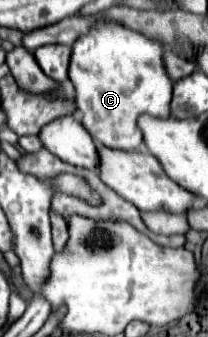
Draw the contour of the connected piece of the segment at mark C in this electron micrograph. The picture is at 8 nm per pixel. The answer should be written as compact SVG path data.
M102 20L86 36L78 38L72 46L72 58L68 76L76 90L76 108L82 112L82 124L90 132L96 144L118 150L140 150L142 132L136 126L140 114L152 116L170 116L170 98L172 98L172 80L168 78L162 62L164 48L156 40L148 40L140 32L128 30L116 22Z

